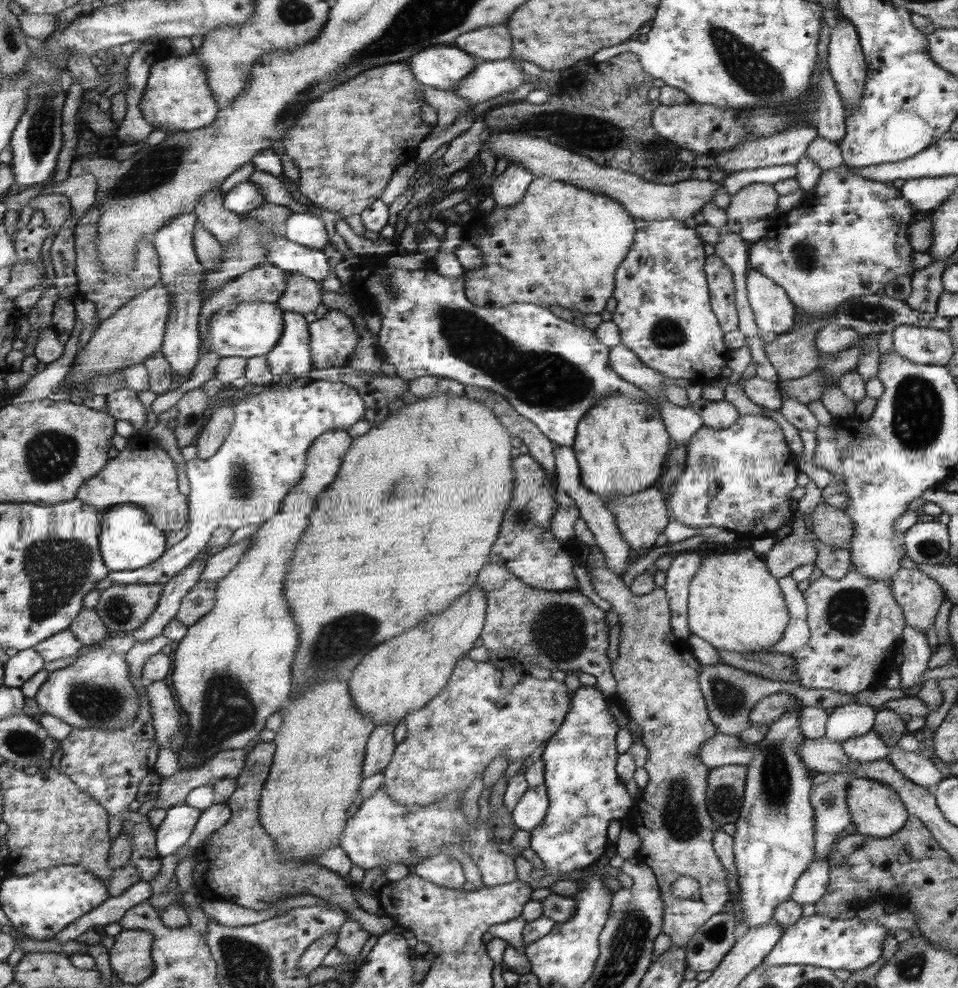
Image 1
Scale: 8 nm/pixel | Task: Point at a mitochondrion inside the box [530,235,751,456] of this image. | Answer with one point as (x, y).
(665, 332)

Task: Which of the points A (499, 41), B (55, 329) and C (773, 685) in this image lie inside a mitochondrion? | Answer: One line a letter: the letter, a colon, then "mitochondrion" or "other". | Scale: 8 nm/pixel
A: other
B: other
C: other

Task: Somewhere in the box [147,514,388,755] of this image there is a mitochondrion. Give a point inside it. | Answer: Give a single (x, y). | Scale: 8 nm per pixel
(340, 640)

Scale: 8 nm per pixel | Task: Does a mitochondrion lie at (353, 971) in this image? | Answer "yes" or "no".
no

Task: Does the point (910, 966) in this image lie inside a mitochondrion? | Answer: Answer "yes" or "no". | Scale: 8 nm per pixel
yes

